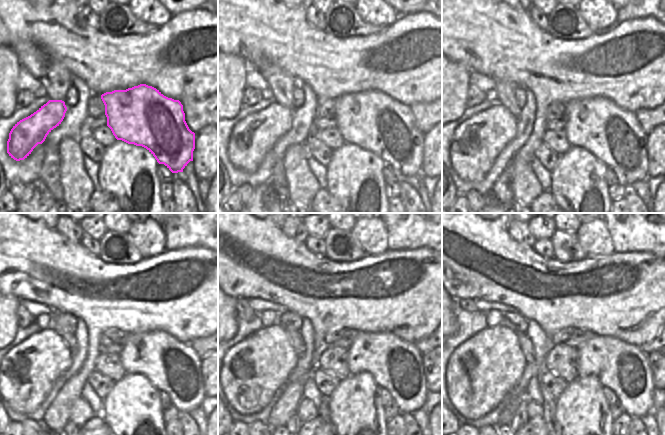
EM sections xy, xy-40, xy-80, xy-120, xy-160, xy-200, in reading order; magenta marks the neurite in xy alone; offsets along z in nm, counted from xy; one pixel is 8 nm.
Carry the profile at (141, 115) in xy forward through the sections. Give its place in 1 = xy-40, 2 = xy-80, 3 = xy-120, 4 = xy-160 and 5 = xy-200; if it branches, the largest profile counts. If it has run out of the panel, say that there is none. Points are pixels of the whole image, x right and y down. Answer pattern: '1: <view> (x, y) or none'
1: xy-40 (372, 120)
2: xy-80 (613, 135)
3: xy-120 (172, 366)
4: xy-160 (396, 365)
5: xy-200 (623, 368)

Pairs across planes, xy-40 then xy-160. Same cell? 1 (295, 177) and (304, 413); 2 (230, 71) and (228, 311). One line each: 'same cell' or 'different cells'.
1: same cell
2: same cell

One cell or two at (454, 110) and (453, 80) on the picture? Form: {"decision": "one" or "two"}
{"decision": "one"}

